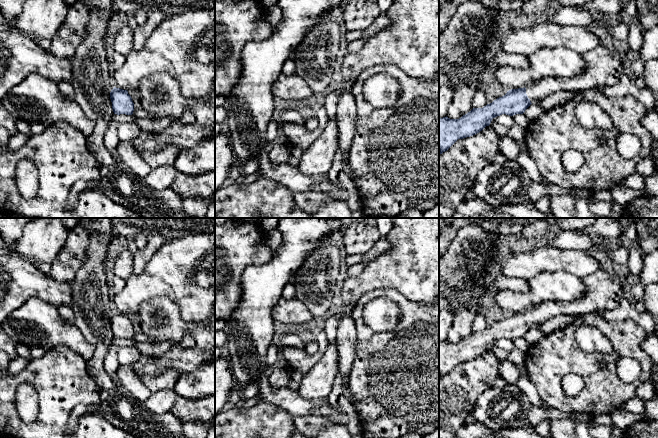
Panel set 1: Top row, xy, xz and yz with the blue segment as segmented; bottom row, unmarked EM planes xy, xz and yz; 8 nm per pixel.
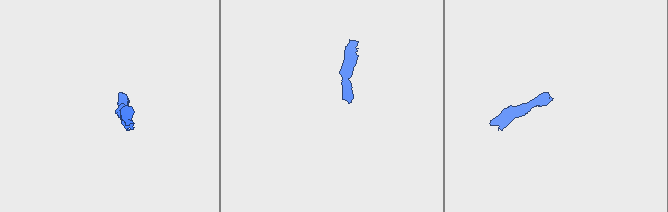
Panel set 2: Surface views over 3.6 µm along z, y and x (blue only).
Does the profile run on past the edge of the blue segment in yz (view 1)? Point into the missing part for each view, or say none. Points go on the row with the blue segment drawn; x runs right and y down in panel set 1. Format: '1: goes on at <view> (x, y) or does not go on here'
1: goes on at yz (603, 67)

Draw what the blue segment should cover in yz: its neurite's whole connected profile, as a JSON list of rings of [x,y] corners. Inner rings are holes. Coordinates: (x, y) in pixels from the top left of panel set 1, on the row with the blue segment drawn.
[[[601,45],[582,57],[586,70],[569,78],[545,77],[528,87],[511,89],[483,108],[473,108],[459,119],[439,119],[439,153],[447,151],[458,139],[473,136],[489,126],[492,119],[506,114],[523,114],[532,104],[558,91],[577,92],[598,86],[616,85],[624,75],[625,62]]]

